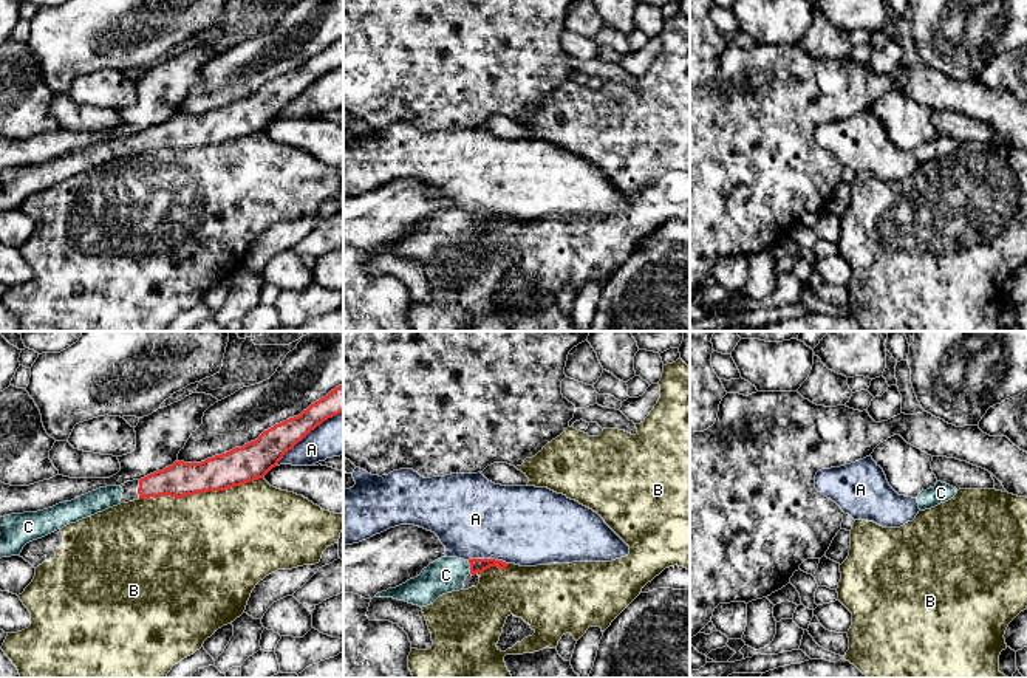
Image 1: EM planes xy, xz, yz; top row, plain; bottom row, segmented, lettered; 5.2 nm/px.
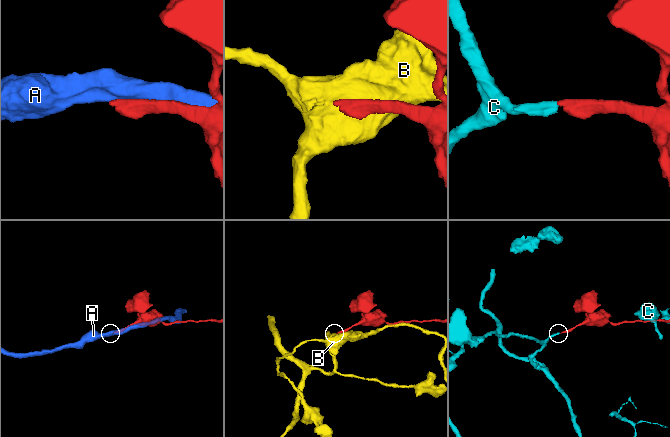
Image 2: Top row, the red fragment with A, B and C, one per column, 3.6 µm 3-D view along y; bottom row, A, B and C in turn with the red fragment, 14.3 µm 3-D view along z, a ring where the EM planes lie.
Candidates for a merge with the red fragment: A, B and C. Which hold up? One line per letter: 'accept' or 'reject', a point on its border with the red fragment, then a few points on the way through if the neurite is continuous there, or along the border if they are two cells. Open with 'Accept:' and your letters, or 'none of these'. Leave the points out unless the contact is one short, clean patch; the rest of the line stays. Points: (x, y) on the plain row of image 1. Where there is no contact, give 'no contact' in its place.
Accept: C
A: reject; contact xy (308, 85)
B: reject; contact xy (200, 144)
C: accept; contact xz (470, 220)

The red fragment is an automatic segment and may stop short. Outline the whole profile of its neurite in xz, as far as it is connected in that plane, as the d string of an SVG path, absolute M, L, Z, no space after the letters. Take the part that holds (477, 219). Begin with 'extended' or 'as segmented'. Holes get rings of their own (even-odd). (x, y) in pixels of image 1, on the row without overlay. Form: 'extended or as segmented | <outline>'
as segmented | M469 212L470 217L470 228L483 226L490 220L498 220L501 224L509 218L503 214L495 212Z

